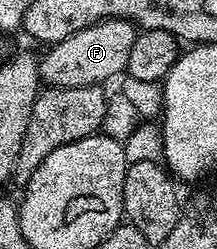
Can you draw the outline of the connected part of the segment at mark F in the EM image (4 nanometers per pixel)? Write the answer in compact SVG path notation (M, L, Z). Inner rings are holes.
M105 19L62 42L53 44L39 62L47 86L62 88L91 87L125 72L128 56L138 36L135 24L126 19Z

